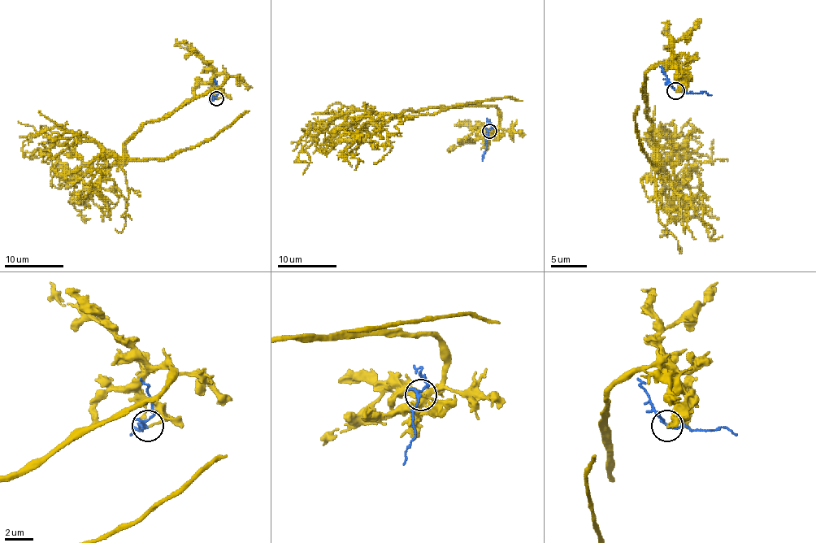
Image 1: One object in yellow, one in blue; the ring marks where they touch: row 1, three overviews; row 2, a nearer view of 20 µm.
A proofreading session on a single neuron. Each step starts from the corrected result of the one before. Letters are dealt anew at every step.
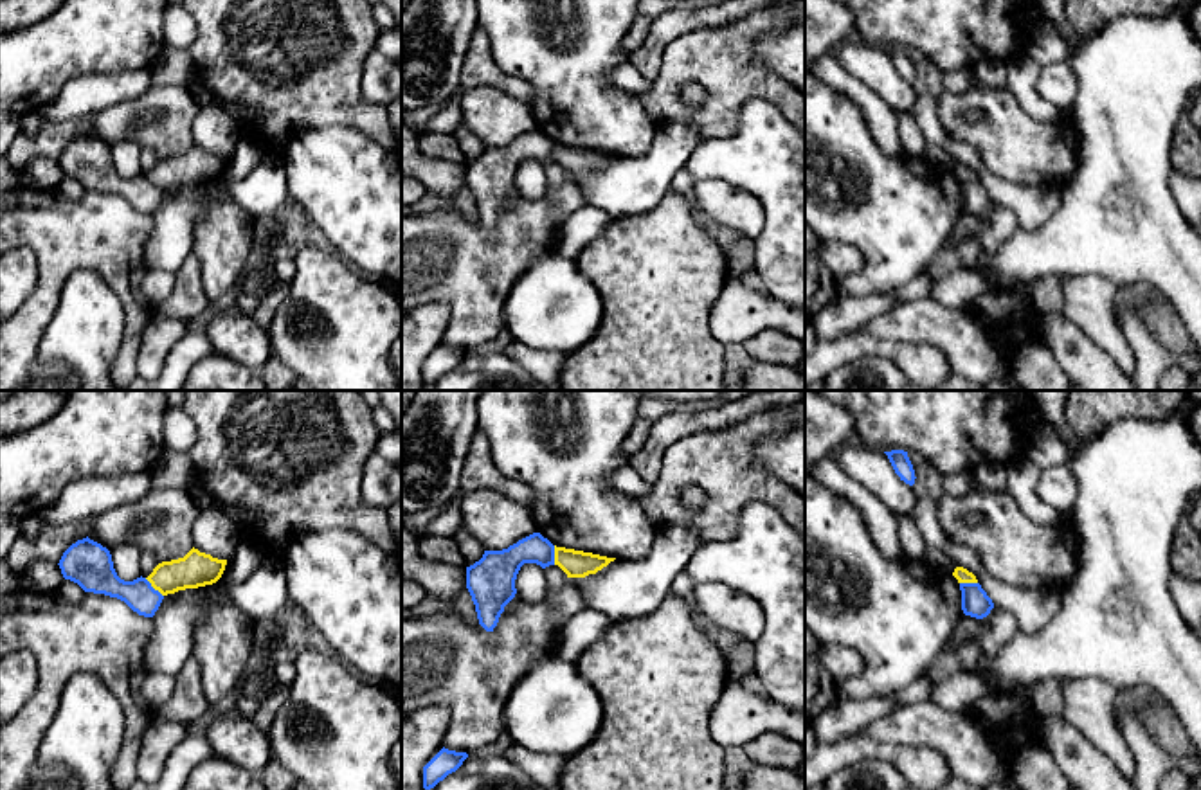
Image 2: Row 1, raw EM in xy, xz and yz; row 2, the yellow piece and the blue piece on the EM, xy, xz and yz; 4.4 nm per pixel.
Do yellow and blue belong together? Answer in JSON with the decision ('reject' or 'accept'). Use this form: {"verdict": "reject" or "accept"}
{"verdict": "reject"}

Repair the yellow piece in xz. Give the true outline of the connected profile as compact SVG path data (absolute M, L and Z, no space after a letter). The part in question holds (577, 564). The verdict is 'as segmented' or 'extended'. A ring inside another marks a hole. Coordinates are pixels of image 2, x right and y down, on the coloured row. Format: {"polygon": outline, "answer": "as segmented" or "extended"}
{"polygon": "M555 545L555 565L558 565L567 578L585 578L589 574L596 574L614 560L616 558Z", "answer": "as segmented"}

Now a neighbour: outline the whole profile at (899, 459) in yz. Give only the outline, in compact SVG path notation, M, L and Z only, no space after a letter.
M891 450L884 452L895 470L895 473L904 480L906 484L913 486L915 484L915 470L913 464L908 457L908 452L904 450Z

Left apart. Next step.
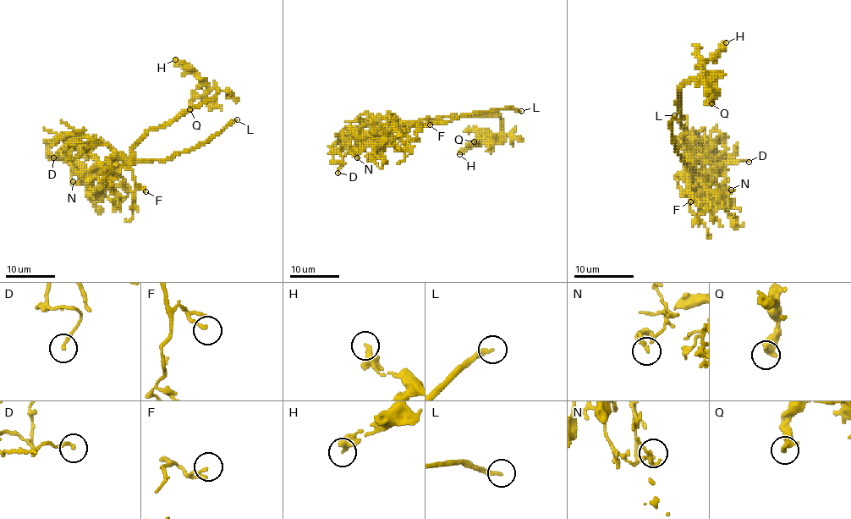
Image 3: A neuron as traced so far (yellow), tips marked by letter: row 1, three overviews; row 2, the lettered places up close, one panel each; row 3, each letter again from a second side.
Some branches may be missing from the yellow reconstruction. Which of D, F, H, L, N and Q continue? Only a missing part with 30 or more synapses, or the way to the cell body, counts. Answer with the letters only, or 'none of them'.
L

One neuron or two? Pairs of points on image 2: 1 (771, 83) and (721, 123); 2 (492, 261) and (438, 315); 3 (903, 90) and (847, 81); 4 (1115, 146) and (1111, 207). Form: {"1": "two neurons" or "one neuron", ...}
{"1": "one neuron", "2": "two neurons", "3": "two neurons", "4": "one neuron"}

